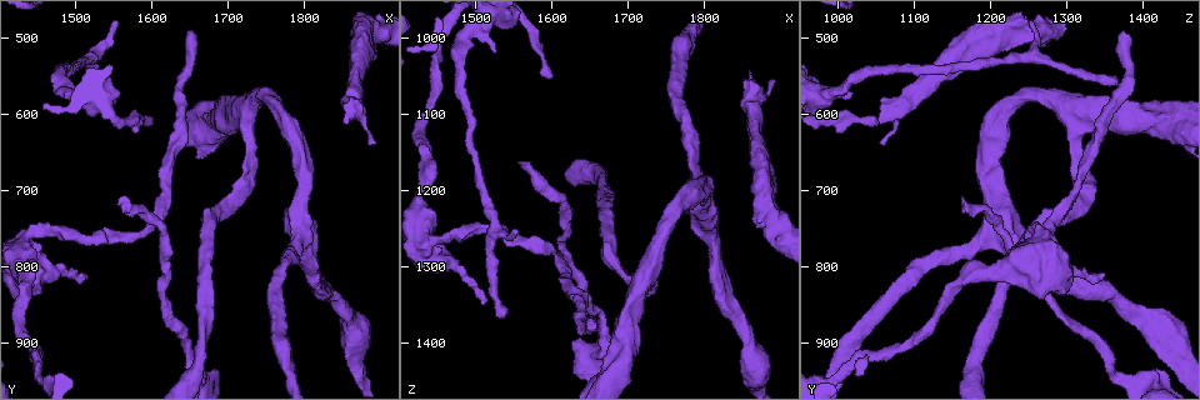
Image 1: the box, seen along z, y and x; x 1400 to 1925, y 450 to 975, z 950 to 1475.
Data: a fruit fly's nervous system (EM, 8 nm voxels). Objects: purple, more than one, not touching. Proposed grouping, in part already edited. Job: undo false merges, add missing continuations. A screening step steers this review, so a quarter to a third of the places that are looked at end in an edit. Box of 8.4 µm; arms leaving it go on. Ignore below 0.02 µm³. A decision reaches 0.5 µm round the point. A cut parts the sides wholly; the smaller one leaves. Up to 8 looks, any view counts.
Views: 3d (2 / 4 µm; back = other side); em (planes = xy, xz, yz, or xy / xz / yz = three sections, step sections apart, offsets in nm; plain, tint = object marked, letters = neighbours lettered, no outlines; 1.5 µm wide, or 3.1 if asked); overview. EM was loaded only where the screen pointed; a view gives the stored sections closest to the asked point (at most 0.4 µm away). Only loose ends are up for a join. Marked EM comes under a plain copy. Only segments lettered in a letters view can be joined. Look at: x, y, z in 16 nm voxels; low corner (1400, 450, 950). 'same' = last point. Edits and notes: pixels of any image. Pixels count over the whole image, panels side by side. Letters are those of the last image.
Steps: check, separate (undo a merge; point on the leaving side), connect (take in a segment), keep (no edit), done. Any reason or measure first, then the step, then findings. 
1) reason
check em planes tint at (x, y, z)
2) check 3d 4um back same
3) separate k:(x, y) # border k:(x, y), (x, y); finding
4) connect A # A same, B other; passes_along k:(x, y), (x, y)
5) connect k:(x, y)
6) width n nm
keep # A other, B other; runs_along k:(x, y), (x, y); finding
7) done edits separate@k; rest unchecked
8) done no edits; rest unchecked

long arm stops here
check 3d 2um at (1560, 710, 1160)

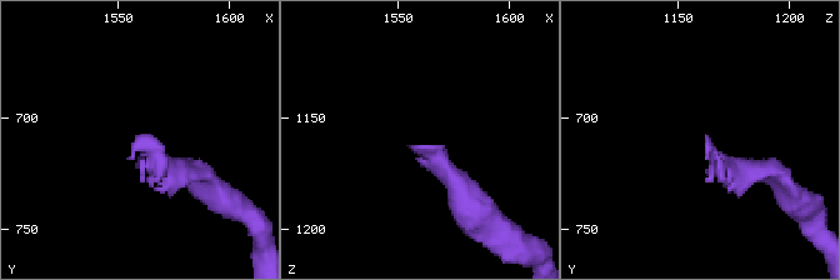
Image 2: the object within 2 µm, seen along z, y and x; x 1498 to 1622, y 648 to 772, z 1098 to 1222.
now the EM
check em planes letters at (1560, 710, 1161)

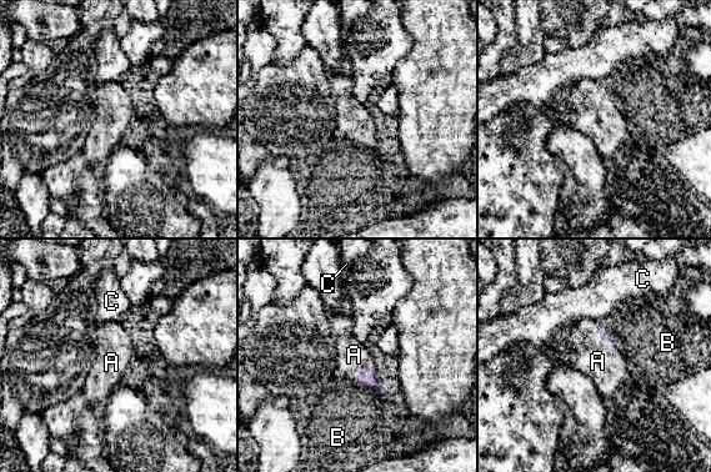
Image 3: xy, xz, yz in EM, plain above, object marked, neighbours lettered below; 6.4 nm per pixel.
connect A # A same, B other, C other; passes_along 3:(605, 337), (600, 341), (597, 361); it goes on there

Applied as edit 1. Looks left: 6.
an open end
check 3d 2um back at (1540, 560, 1365)

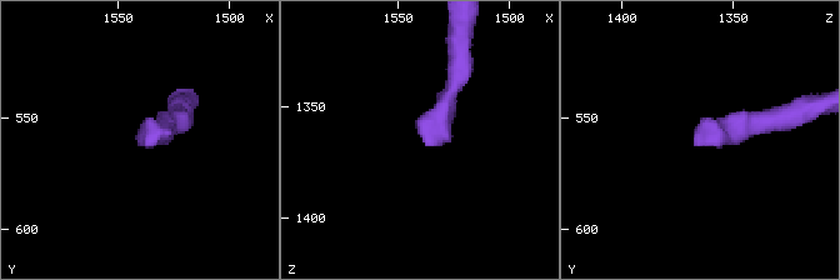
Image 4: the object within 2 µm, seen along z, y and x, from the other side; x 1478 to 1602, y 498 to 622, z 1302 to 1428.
now the EM
check em planes letters at (1536, 564, 1367)

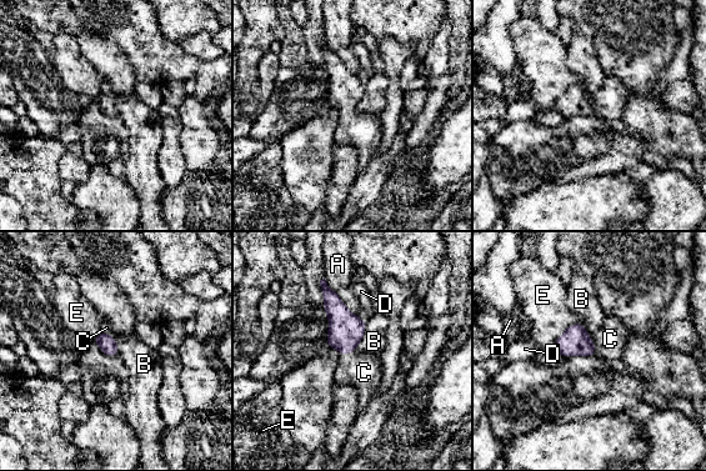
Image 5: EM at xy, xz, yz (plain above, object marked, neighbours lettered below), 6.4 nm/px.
longest_contact E 240 nm
connect C # A other, B other, C same, D other, E other; passes_along 5:(574, 341), (594, 346), (610, 339); the neuron continues

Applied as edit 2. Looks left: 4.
check 3d 4um at (1860, 610, 1045)

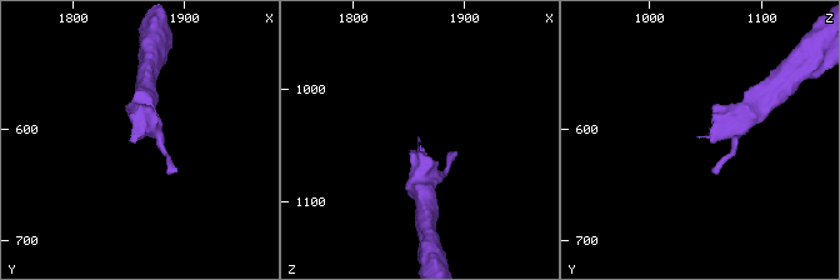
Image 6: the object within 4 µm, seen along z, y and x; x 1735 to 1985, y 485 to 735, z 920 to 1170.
check em xz step 8 letters at (1856, 608, 1042)

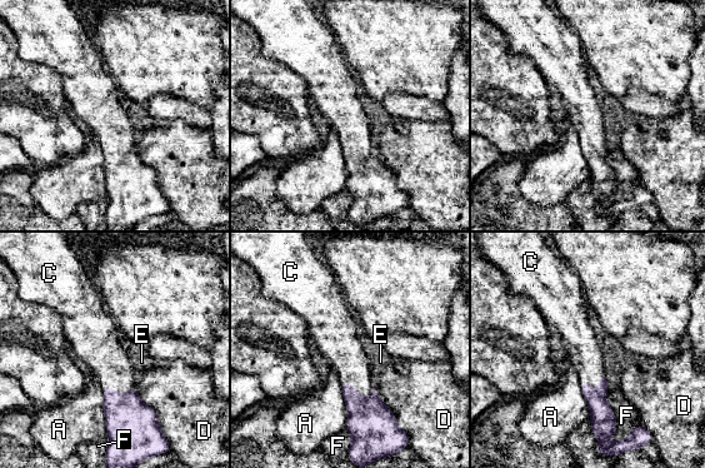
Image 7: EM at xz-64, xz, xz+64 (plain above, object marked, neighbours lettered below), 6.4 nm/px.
check em planes letters same

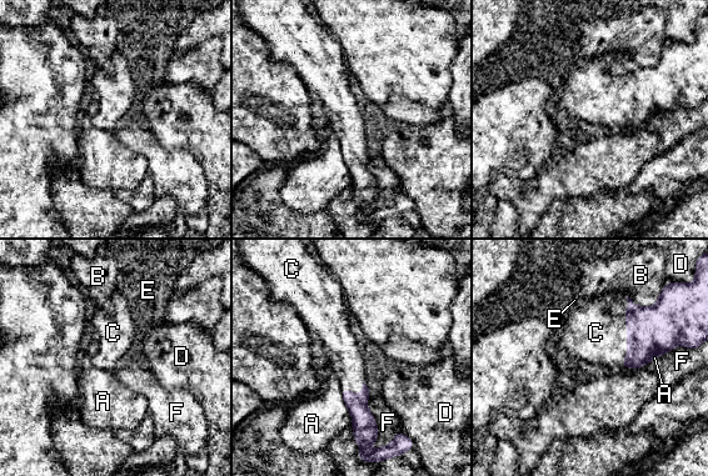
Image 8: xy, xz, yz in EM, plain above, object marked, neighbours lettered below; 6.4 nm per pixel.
connect C # A other, B other, C same, D other, E other, F other; passes_along 8:(657, 330), (627, 337), (596, 332); it goes on there

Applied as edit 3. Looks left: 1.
done edits connect@3, connect@5, connect@8; rest unchecked

